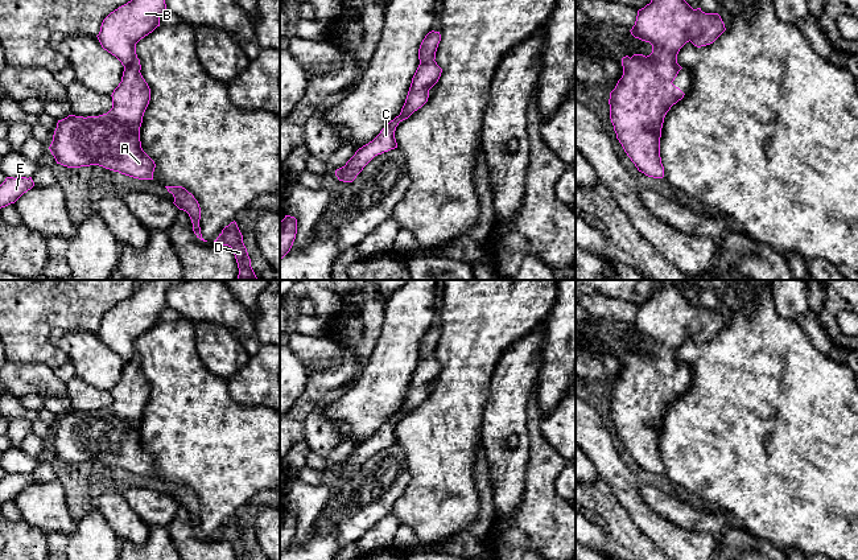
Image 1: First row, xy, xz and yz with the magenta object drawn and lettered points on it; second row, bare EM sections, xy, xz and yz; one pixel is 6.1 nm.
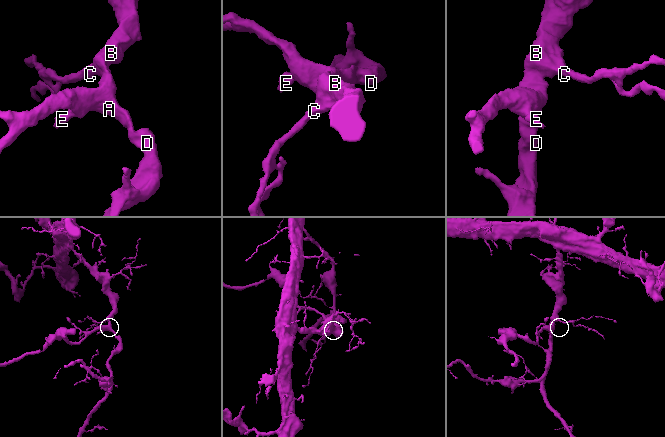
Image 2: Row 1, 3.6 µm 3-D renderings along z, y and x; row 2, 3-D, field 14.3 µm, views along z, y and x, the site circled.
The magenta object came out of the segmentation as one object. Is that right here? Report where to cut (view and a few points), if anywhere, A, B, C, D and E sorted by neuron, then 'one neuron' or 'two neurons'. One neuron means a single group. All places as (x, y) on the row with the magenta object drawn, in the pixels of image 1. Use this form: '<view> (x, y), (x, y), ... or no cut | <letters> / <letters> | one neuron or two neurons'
no cut | A B C D E | one neuron

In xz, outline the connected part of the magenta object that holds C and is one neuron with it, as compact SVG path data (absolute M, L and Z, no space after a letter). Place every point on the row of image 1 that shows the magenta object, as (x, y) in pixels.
M432 30L425 36L418 49L420 65L412 78L400 115L391 120L372 141L359 148L345 166L335 170L339 181L352 182L375 156L397 148L396 127L428 102L429 90L441 77L442 69L434 61L440 41L440 32Z

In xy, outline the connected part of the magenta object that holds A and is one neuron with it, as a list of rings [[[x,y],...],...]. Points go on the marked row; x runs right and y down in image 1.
[[[131,0],[111,12],[102,22],[96,36],[102,48],[115,55],[124,66],[121,82],[112,92],[112,108],[99,116],[75,116],[58,120],[49,147],[57,164],[67,168],[99,165],[121,174],[153,180],[154,161],[143,151],[140,127],[150,100],[150,88],[143,78],[136,44],[160,26],[160,17],[166,12],[165,0]]]

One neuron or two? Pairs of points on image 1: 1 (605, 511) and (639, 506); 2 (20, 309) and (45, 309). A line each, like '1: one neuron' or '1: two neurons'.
1: two neurons
2: one neuron

